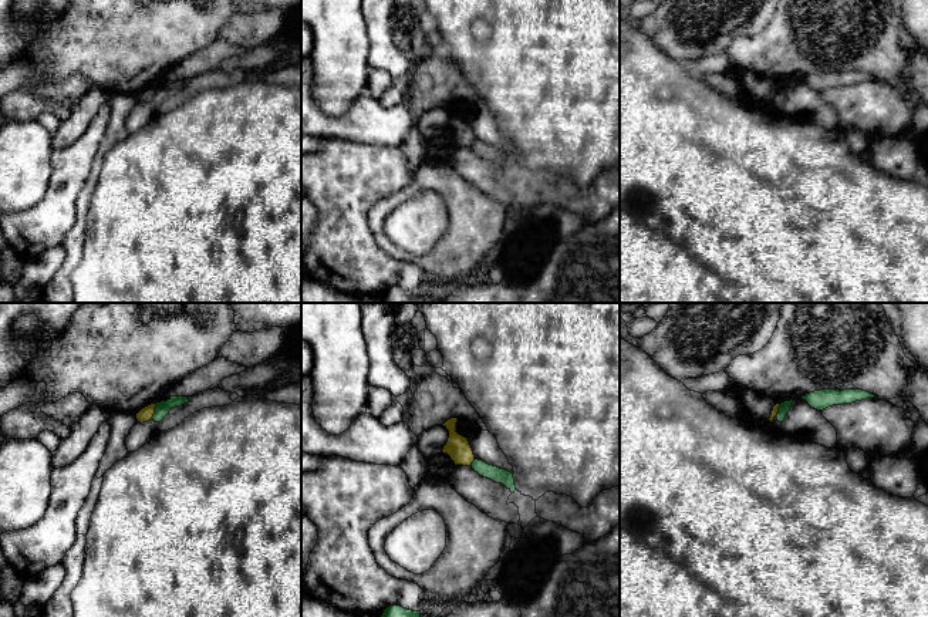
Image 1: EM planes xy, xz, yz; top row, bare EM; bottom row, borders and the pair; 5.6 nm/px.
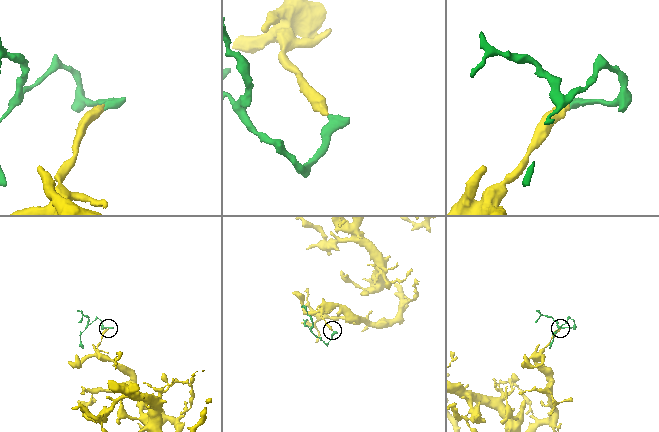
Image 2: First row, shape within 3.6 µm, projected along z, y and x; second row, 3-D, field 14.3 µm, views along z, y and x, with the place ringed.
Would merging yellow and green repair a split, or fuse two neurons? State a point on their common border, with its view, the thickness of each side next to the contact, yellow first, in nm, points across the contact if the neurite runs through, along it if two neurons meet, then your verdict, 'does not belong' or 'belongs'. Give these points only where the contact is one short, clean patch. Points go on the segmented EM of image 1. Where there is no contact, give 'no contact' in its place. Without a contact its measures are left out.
meets yellow in xy at (154, 411); 80 nm thick on the yellow side, 90 nm on the other; border along xy (157, 404), (151, 418); does not belong

